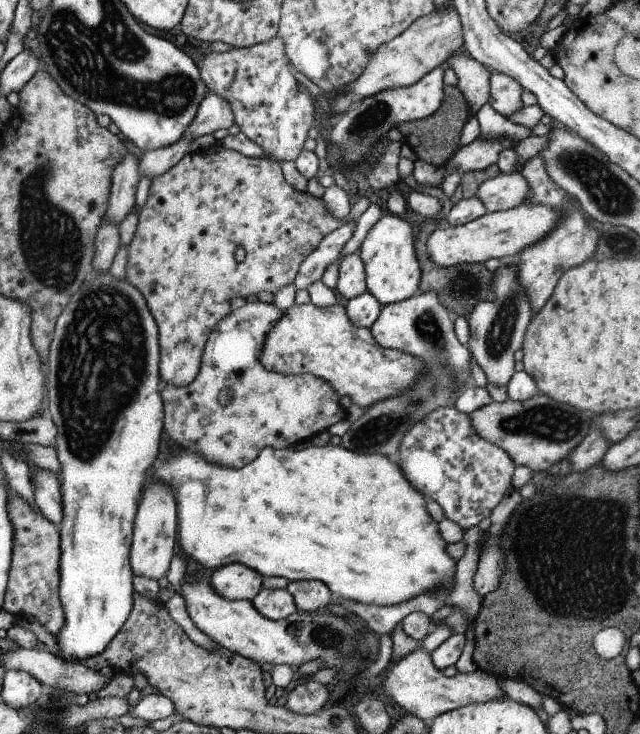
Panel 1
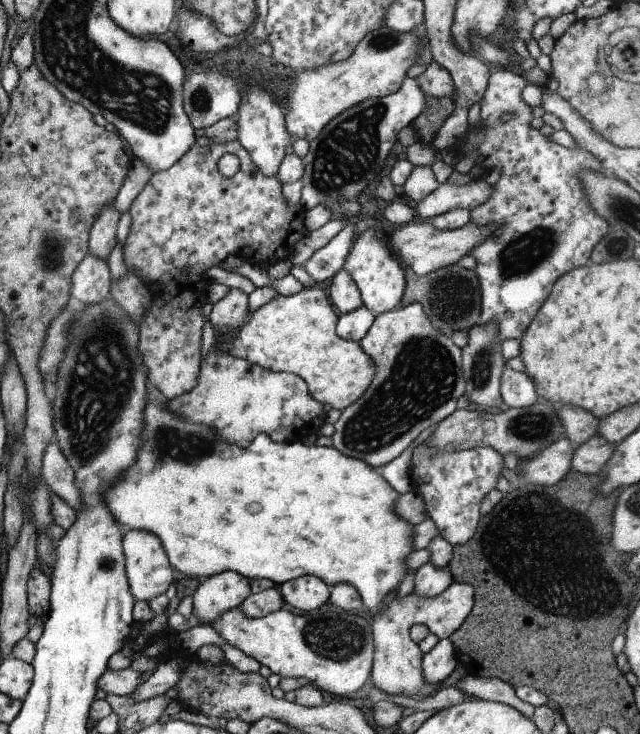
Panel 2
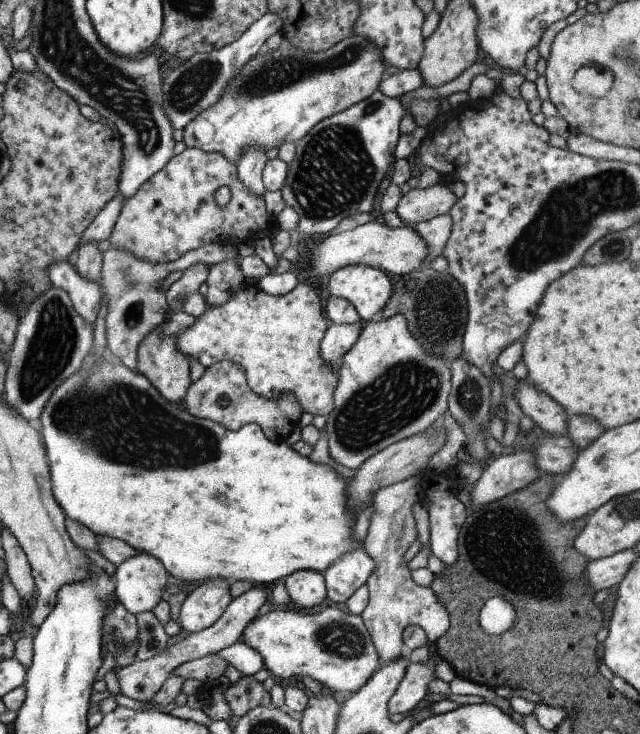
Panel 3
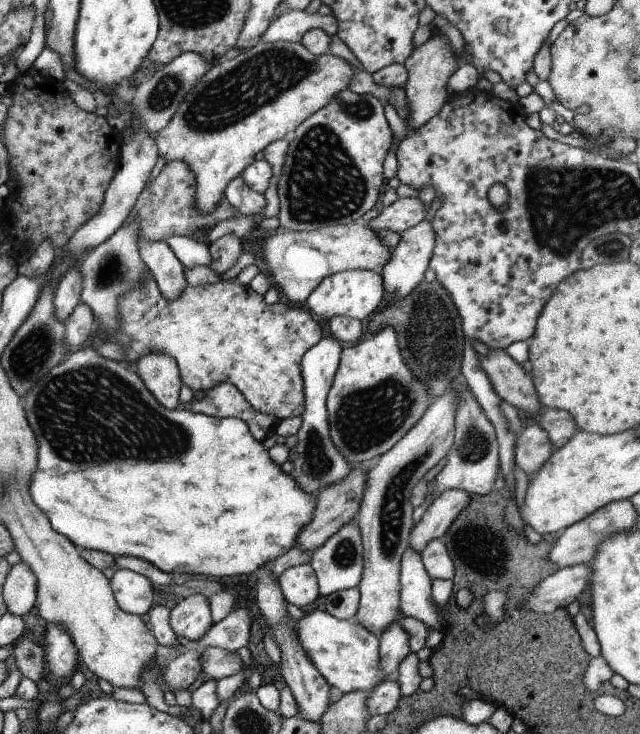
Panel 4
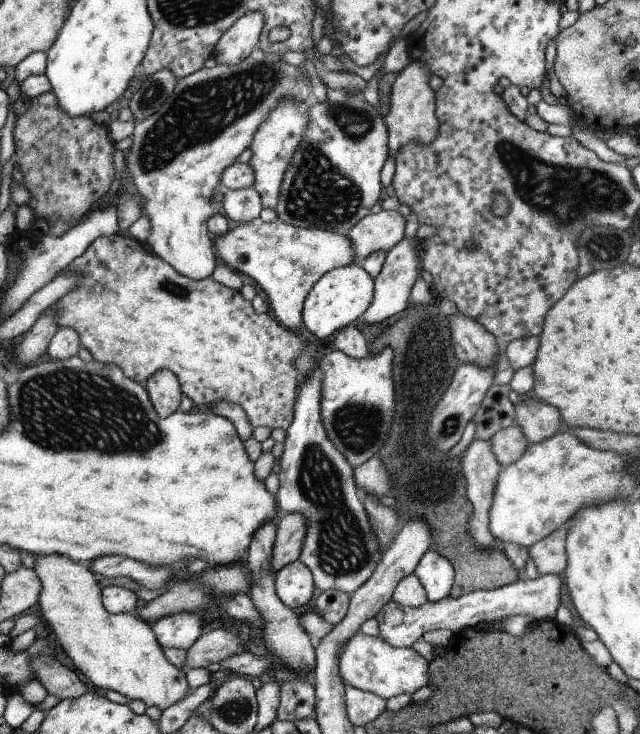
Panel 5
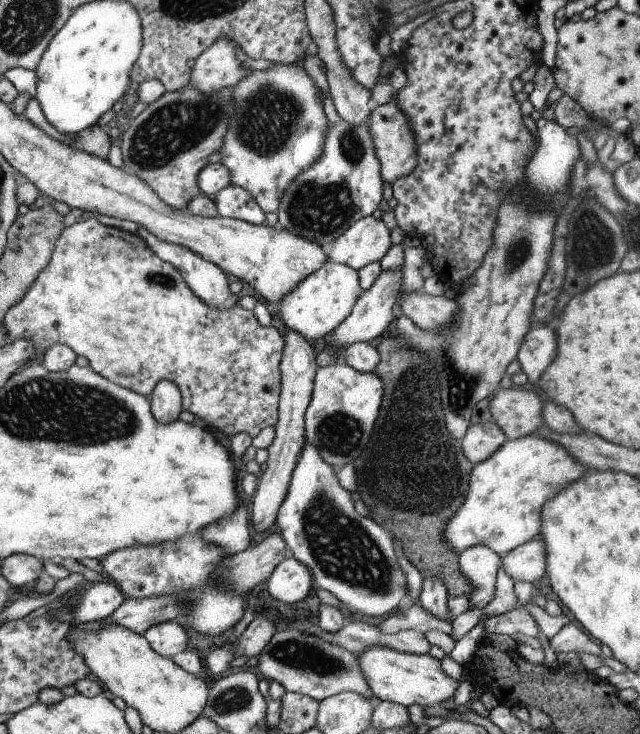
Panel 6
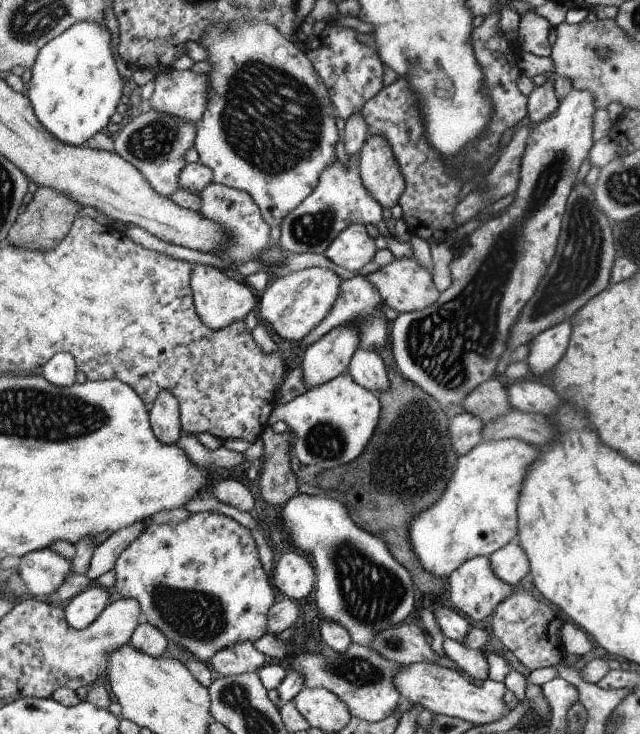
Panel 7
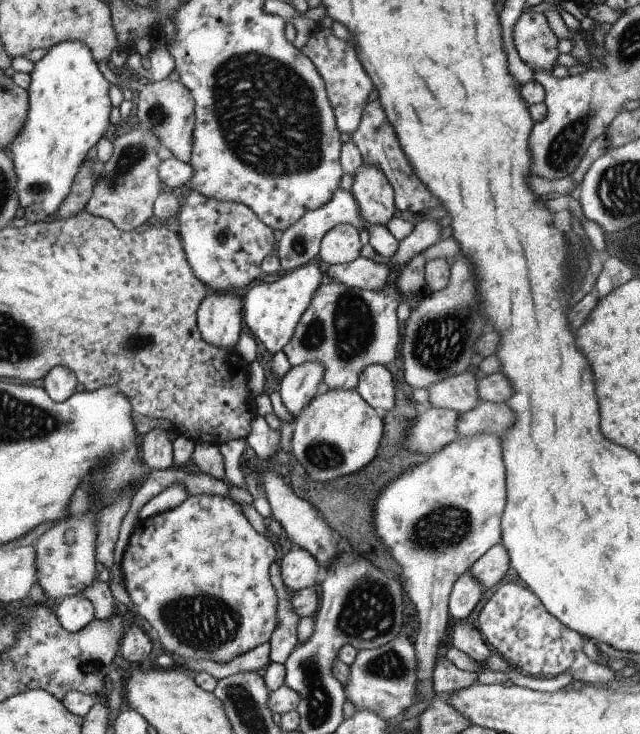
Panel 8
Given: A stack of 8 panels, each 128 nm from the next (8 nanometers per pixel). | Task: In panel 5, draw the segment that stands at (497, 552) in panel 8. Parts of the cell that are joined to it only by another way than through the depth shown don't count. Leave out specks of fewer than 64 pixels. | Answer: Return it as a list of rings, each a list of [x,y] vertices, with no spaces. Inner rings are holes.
[[[566,523],[558,530],[554,530],[546,538],[531,544],[528,548],[530,560],[536,566],[540,576],[559,574],[566,570],[566,534],[569,524]]]

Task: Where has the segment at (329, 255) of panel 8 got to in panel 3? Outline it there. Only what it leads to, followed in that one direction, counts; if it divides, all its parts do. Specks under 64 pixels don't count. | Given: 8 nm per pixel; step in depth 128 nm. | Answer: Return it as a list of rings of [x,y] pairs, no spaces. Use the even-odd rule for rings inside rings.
[[[437,183],[403,194],[395,212],[402,222],[413,227],[422,221],[449,213],[458,200],[460,198],[457,198],[450,188]]]

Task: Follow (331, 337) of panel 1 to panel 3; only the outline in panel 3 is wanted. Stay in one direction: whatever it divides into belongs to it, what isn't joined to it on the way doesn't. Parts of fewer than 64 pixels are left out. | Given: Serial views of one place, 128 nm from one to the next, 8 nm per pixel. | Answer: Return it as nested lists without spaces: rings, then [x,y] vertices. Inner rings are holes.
[[[300,283],[284,296],[272,296],[258,285],[246,285],[220,306],[208,306],[196,322],[176,336],[176,348],[205,368],[230,360],[244,368],[252,392],[278,400],[292,392],[307,417],[329,415],[334,410],[338,366],[324,364],[320,342],[328,328],[317,291]]]

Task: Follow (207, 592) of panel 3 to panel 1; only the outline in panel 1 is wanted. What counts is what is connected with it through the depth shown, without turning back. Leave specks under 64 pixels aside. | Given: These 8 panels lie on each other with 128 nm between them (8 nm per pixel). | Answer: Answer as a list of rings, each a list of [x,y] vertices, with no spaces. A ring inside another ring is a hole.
[[[230,564],[220,570],[216,570],[210,576],[210,586],[216,590],[216,594],[226,600],[252,600],[262,586],[260,574],[250,572],[250,568],[244,568],[242,564]]]

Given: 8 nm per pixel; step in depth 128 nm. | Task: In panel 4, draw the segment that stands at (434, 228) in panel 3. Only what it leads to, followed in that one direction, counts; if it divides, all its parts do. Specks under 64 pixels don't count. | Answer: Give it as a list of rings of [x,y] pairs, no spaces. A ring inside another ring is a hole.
[[[424,220],[403,232],[398,246],[392,252],[390,260],[384,264],[384,268],[380,273],[384,282],[384,290],[388,294],[392,294],[393,298],[406,298],[408,294],[412,293],[412,290],[422,280],[425,280],[424,274],[428,270],[434,248],[436,248],[436,232],[432,228],[432,222]]]

